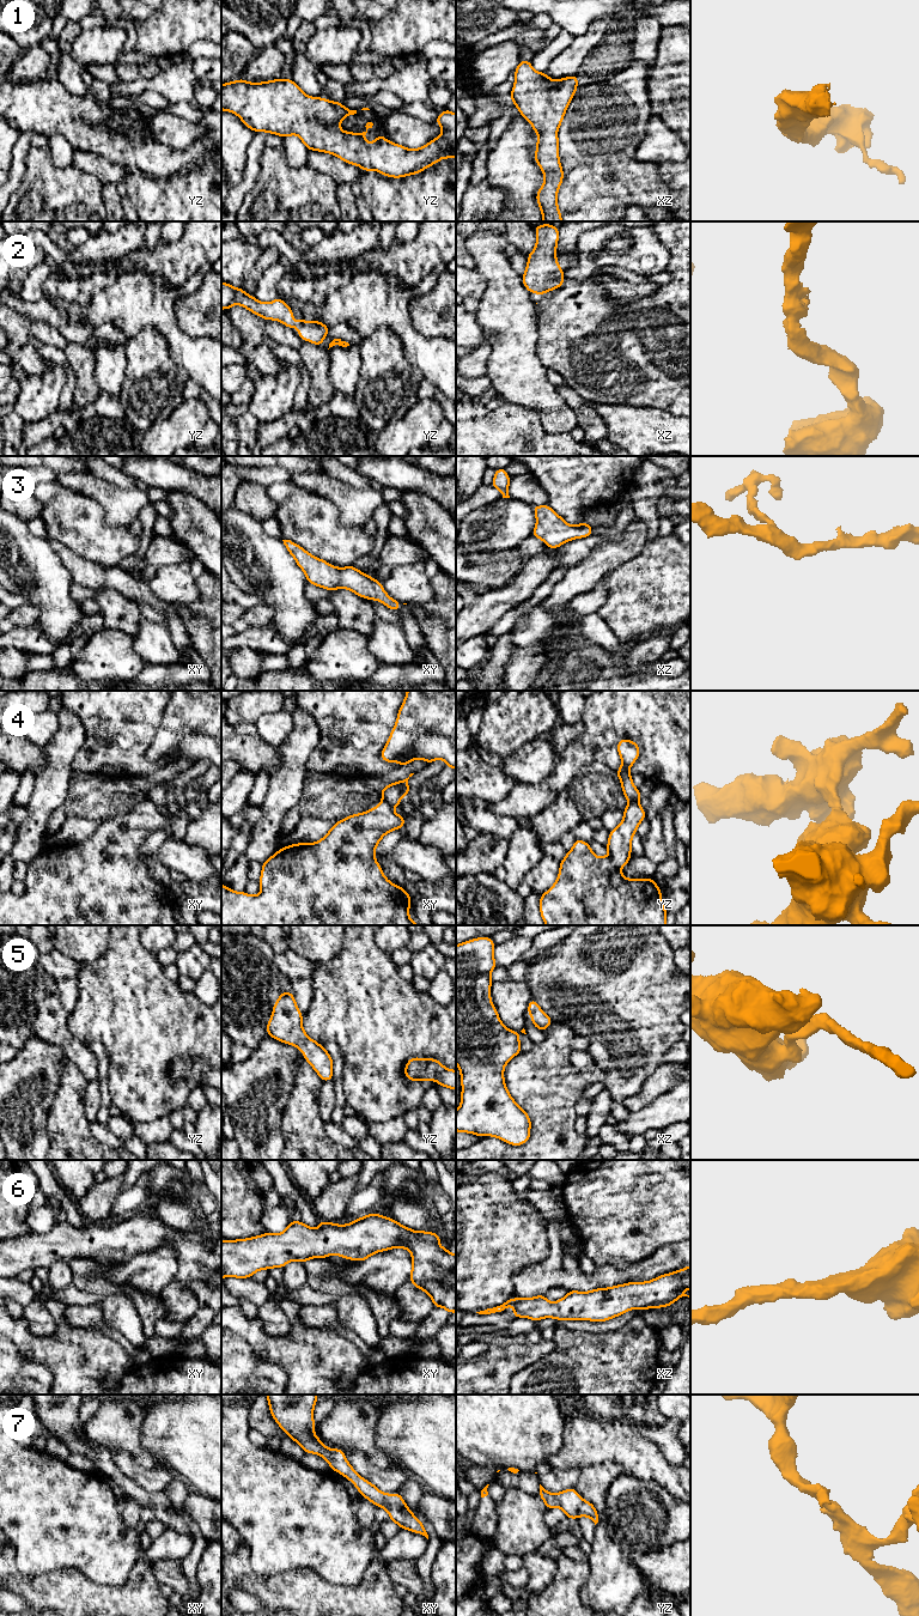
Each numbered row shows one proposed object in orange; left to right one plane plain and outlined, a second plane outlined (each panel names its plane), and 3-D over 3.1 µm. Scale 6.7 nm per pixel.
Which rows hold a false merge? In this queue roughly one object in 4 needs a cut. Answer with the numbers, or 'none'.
4

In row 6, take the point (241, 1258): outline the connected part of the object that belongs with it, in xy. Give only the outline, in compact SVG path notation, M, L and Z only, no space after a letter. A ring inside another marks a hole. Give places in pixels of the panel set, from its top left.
M376 1213L347 1225L319 1221L316 1231L302 1221L291 1221L279 1234L267 1232L248 1239L223 1240L221 1278L248 1278L258 1270L284 1268L291 1260L304 1264L310 1258L327 1258L331 1254L363 1262L376 1252L402 1247L412 1253L409 1281L431 1296L434 1307L443 1307L451 1314L456 1312L456 1254L439 1245L440 1238L433 1232L407 1228L394 1219Z

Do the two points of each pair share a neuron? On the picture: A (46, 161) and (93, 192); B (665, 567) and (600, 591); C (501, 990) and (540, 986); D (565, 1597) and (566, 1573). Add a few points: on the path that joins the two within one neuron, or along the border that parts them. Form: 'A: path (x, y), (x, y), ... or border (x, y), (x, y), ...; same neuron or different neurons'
A: path (46, 176), (61, 192), (78, 192); same neuron
B: border (603, 581), (607, 588), (607, 599), (596, 612); different neurons
C: border (527, 980), (533, 997); different neurons
D: path (565, 1591), (564, 1579); same neuron

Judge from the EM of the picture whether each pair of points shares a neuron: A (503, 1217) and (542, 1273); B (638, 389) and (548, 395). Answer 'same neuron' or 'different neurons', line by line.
A: different neurons
B: different neurons

